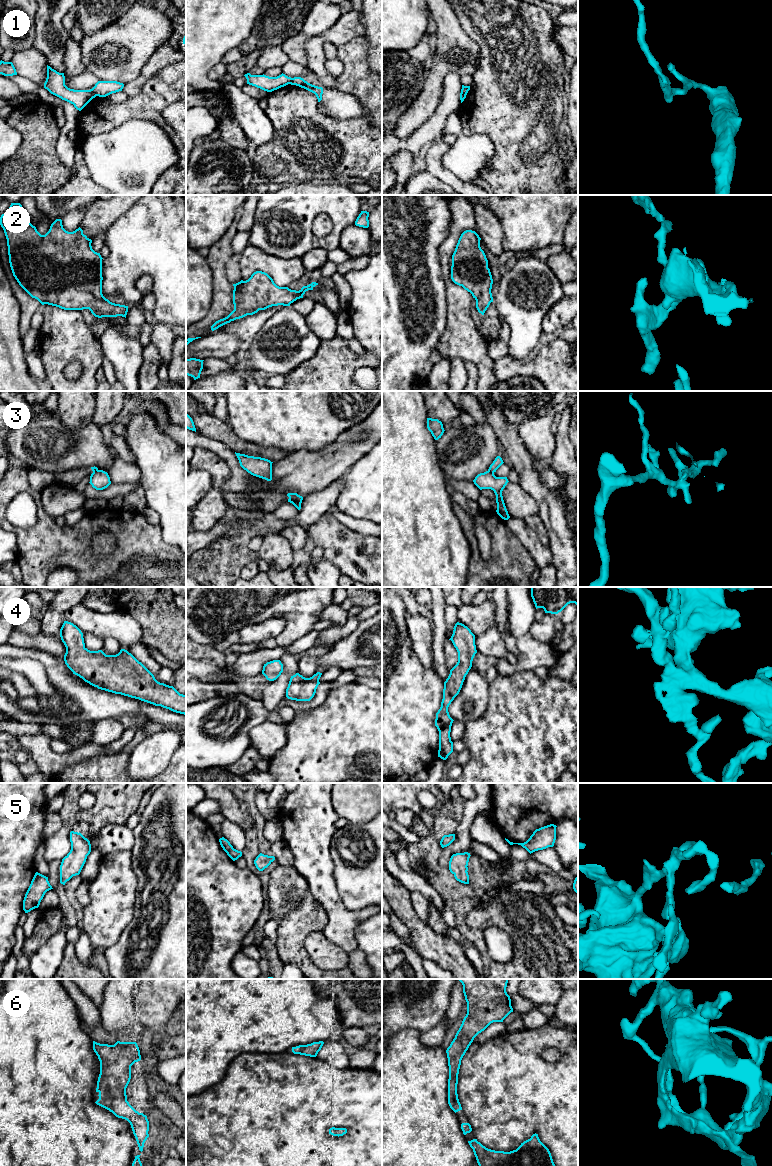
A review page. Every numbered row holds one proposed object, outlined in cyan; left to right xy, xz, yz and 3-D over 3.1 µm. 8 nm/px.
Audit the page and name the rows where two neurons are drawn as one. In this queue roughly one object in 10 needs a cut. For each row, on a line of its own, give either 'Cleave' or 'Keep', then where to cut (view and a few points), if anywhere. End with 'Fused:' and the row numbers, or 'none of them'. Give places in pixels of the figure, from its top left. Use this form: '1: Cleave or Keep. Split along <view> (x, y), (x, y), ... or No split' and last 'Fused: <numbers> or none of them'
1: Cleave. Split along xy (91, 89), (96, 95)
2: Keep. No split
3: Cleave. Split along yz (488, 470), (493, 473)
4: Keep. No split
5: Keep. No split
6: Keep. No split
Fused: 1, 3

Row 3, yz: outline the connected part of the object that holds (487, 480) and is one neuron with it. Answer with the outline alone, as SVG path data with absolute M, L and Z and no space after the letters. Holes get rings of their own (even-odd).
M486 471L478 474L473 480L474 484L480 489L491 489L496 495L497 514L504 520L510 518L506 509L502 491L509 482L507 477L496 477L494 473Z

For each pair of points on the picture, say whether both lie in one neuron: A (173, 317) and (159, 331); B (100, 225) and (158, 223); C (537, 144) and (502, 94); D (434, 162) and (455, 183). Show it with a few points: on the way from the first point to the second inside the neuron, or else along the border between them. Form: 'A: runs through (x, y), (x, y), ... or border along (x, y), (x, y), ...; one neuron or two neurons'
A: border along (158, 322), (169, 326); two neurons
B: border along (128, 210), (105, 232); two neurons
C: runs through (525, 132), (521, 113), (514, 106); one neuron
D: runs through (438, 168), (449, 178); one neuron

